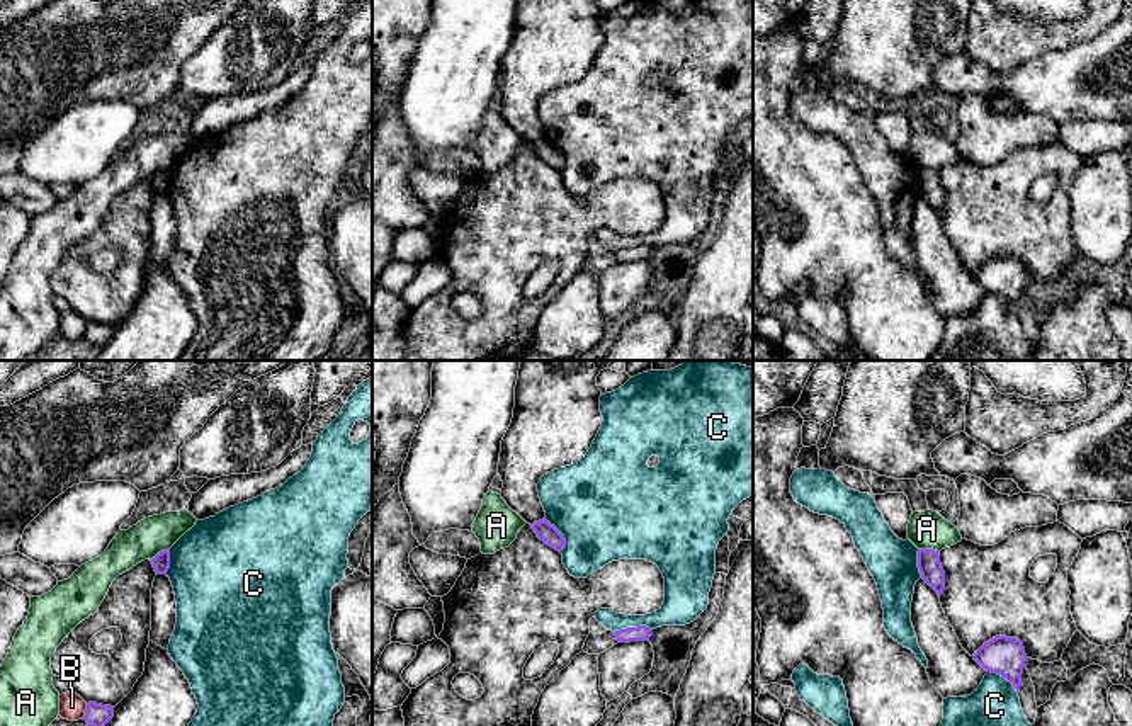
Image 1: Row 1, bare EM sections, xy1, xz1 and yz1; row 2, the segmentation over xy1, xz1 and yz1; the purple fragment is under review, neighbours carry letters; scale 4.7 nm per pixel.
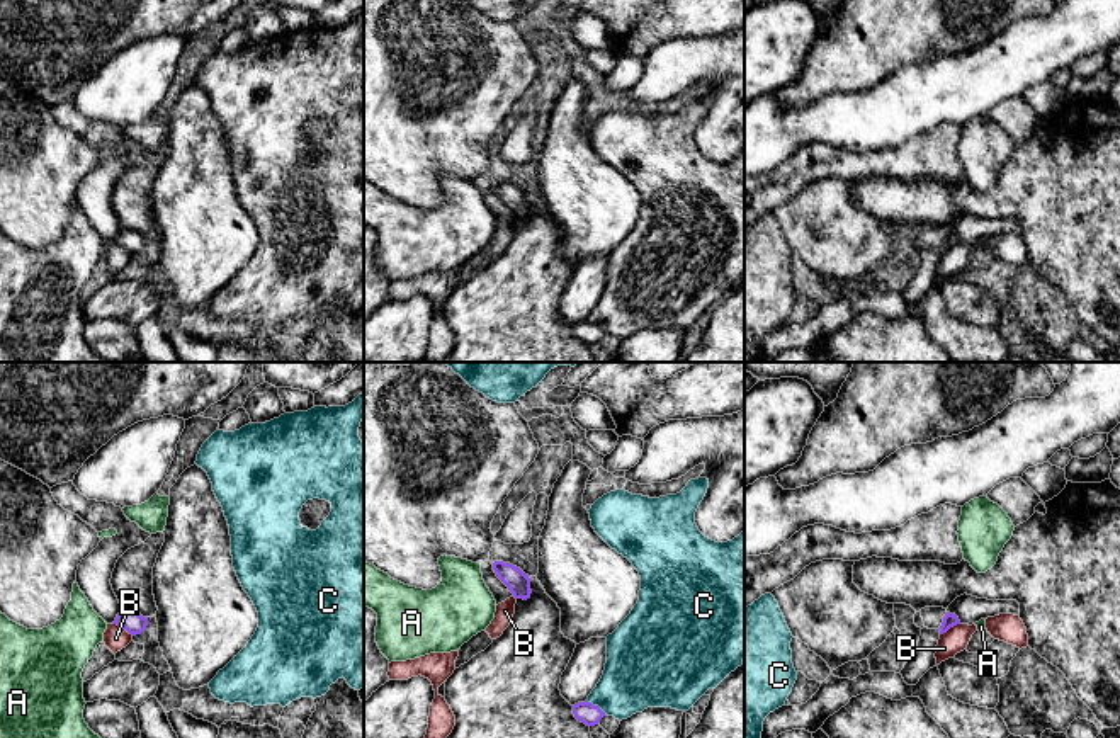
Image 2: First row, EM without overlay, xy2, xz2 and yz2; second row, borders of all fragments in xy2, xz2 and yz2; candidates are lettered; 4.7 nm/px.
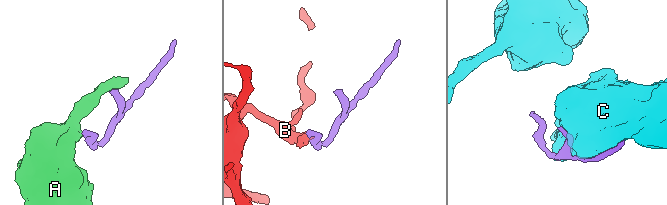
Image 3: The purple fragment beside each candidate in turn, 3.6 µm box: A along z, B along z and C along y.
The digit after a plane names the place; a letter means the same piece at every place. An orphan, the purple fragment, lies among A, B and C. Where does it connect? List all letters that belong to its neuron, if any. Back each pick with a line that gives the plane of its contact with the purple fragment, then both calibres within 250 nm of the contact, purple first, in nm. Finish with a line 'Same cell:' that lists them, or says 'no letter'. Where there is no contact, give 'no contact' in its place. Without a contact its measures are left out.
Same cell: no letter

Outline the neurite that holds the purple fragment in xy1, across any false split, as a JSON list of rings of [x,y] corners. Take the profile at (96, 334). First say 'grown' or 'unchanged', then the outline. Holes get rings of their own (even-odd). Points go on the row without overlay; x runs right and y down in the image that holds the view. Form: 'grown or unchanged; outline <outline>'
unchanged; outline [[[88,321],[85,335],[83,335],[83,338],[88,343],[92,343],[99,349],[102,349],[112,337],[114,337],[114,326],[102,325],[102,323],[97,323],[97,321]]]

